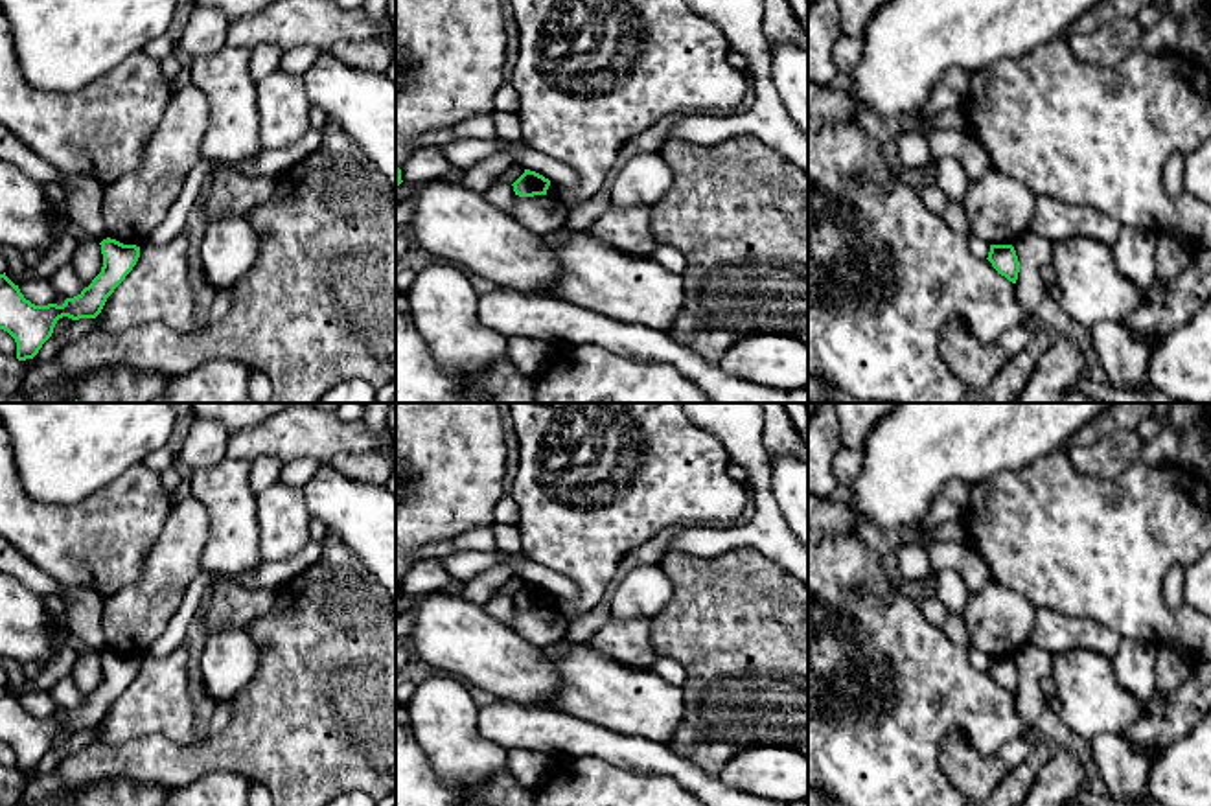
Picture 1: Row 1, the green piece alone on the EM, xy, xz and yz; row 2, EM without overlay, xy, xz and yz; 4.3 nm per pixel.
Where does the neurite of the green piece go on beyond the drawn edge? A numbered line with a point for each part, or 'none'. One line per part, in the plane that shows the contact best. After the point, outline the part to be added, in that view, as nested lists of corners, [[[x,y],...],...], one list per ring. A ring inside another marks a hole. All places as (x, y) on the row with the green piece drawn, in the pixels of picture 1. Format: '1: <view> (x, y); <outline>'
none

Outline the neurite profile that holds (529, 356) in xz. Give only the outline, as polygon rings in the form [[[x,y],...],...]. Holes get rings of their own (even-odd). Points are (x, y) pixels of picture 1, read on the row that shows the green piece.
[[[513,337],[508,340],[508,357],[519,374],[536,377],[547,366],[554,348],[539,339]]]

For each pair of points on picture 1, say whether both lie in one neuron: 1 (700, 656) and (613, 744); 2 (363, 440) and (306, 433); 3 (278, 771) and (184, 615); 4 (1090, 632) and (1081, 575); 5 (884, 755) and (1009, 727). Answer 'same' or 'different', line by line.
1: different
2: same
3: different
4: different
5: same

